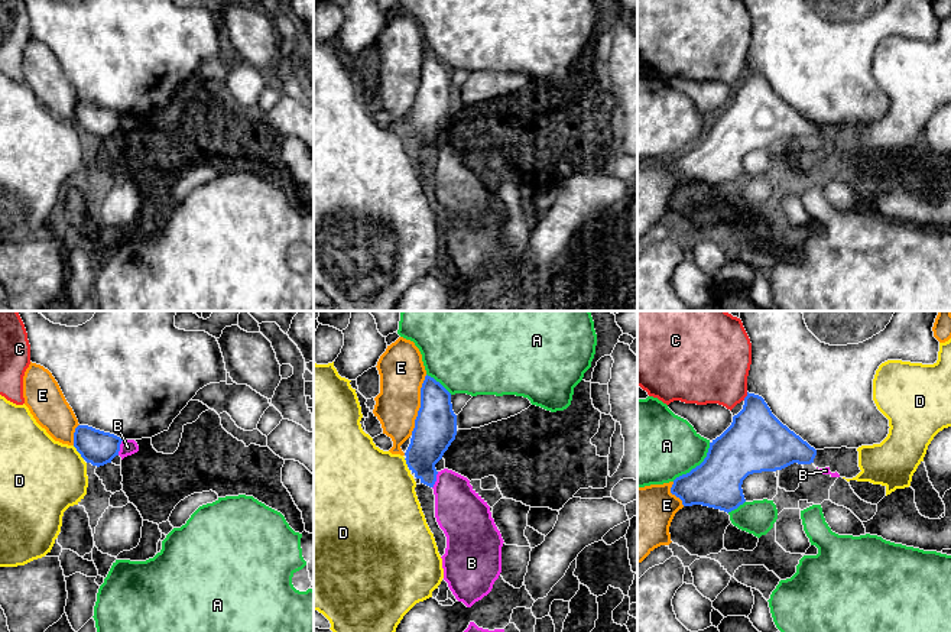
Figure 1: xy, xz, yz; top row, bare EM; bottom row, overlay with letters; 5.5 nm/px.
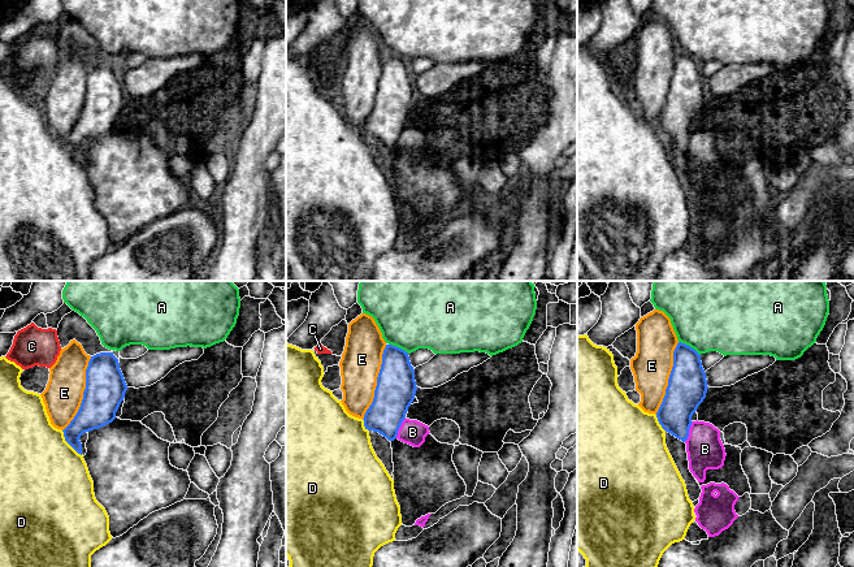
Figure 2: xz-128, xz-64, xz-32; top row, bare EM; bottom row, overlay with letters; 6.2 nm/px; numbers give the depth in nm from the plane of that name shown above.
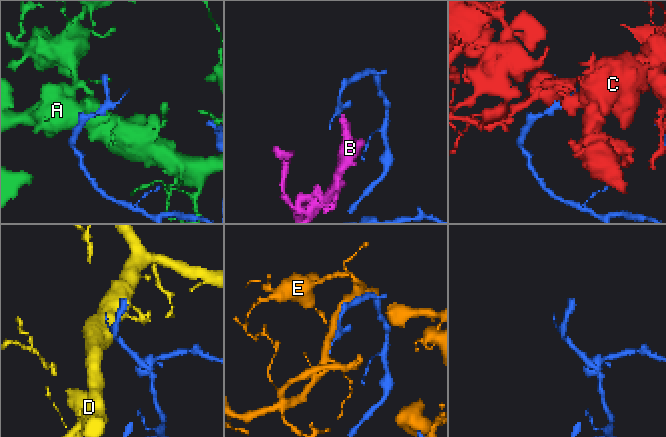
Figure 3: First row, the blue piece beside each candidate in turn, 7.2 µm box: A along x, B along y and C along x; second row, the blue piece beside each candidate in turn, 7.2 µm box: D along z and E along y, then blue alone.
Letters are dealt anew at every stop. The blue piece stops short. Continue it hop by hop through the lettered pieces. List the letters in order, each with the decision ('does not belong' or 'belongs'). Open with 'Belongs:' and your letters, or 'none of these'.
Belongs: none of these
A: does not belong
B: does not belong
C: does not belong
D: does not belong
E: does not belong

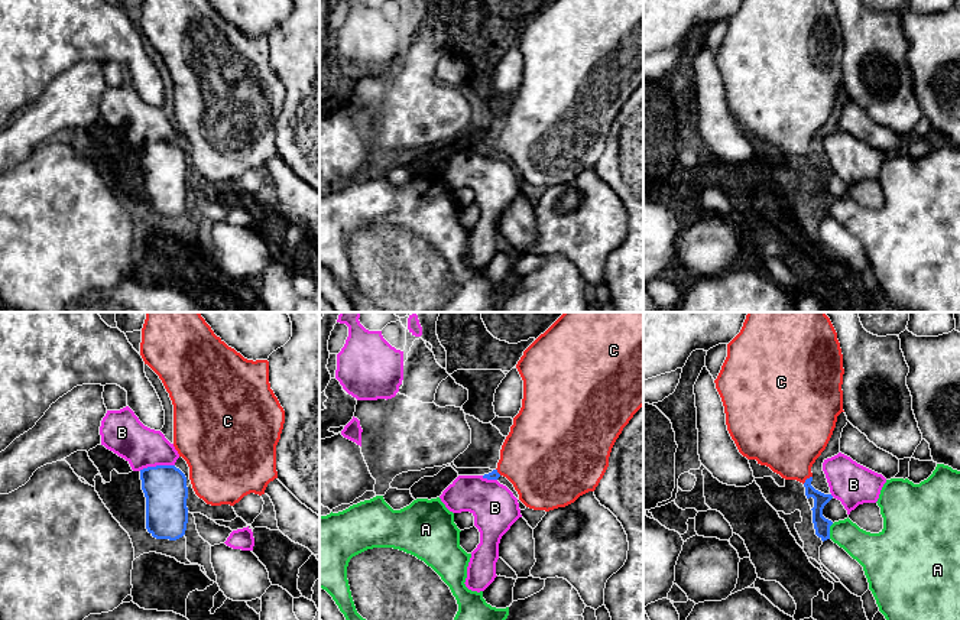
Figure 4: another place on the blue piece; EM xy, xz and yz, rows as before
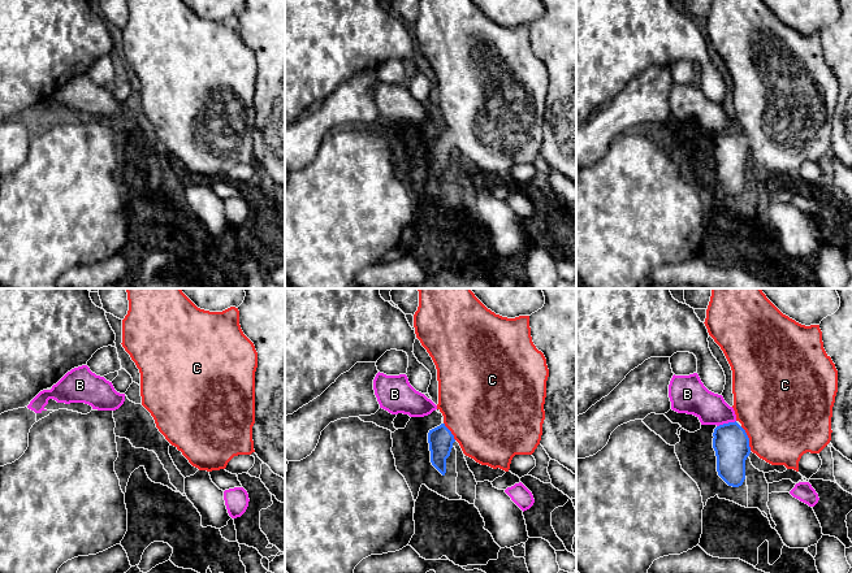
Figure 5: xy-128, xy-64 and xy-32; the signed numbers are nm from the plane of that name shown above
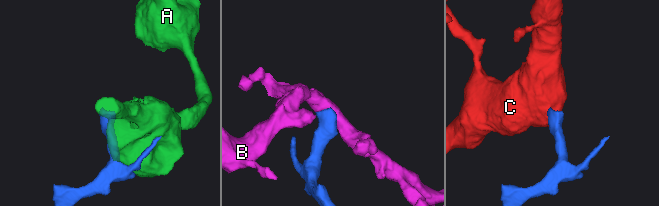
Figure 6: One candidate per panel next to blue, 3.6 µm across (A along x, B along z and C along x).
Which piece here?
Belongs: C
A: does not belong
B: does not belong
C: belongs

